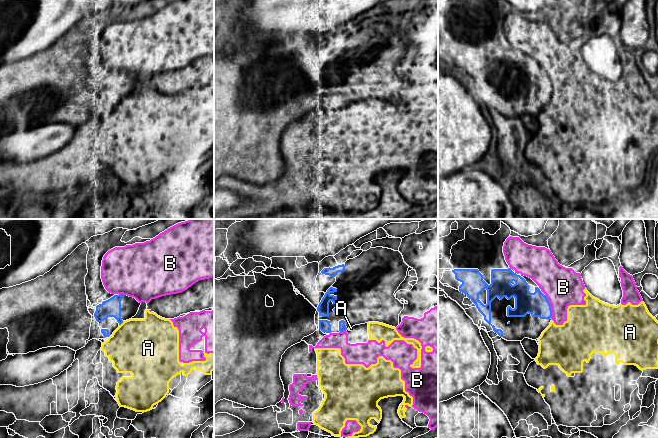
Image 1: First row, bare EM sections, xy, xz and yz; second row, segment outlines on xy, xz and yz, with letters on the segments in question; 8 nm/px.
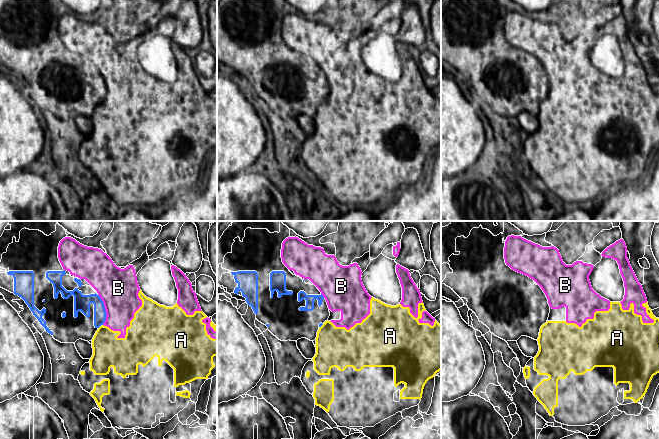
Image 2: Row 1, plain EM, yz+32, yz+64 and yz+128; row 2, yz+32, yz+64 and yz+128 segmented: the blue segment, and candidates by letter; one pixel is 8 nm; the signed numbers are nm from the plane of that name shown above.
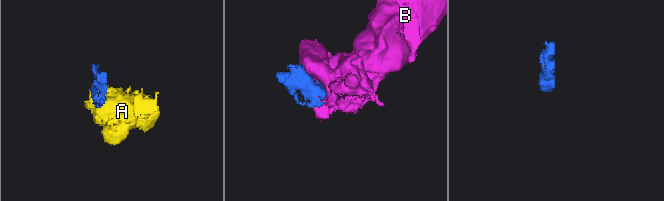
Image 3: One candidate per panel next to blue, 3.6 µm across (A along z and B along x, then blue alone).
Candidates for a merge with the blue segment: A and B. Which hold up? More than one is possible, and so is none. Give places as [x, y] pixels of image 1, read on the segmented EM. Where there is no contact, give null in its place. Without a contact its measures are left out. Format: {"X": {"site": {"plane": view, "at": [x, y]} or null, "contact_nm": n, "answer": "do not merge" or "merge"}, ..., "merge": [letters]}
{"A": {"site": {"plane": "xy", "at": [121, 323]}, "contact_nm": 50, "answer": "do not merge"}, "B": {"site": {"plane": "yz", "at": [550, 307]}, "contact_nm": 200, "answer": "do not merge"}, "merge": []}

